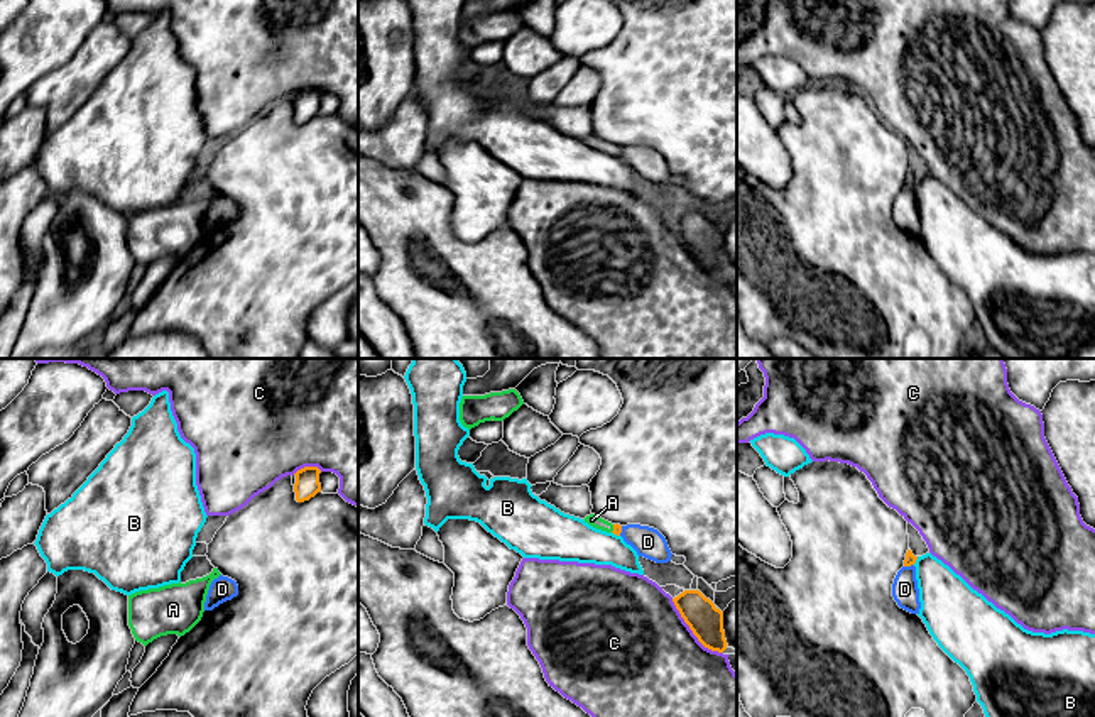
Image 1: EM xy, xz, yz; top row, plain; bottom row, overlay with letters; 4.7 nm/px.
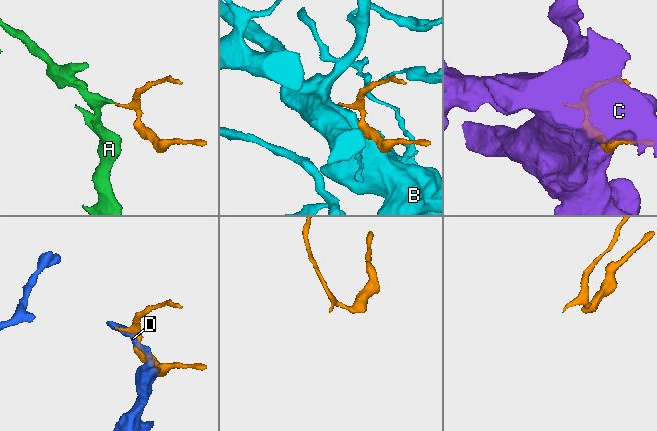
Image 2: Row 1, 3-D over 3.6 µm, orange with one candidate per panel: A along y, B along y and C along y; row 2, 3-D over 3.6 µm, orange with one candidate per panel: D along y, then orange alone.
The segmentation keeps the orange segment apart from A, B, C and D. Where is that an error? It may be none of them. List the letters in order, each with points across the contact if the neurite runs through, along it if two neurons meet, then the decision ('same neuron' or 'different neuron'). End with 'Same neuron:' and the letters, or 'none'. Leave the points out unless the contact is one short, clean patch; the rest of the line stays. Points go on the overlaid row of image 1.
A: way xz (617, 528), (614, 528), (592, 519); same neuron
B: different neuron
C: different neuron
D: different neuron
Same neuron: A

